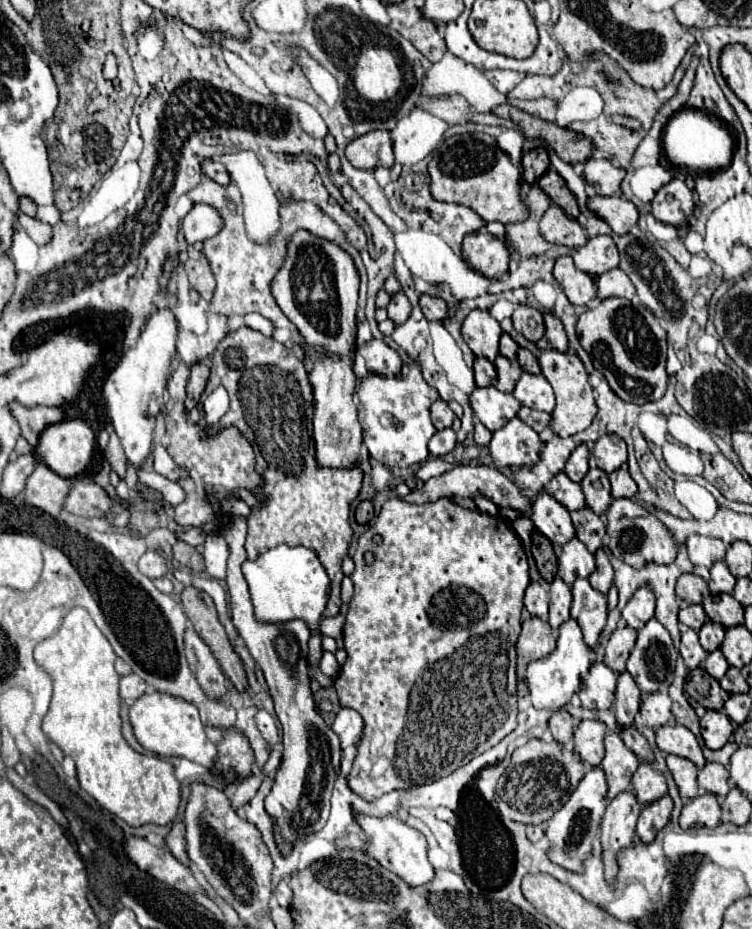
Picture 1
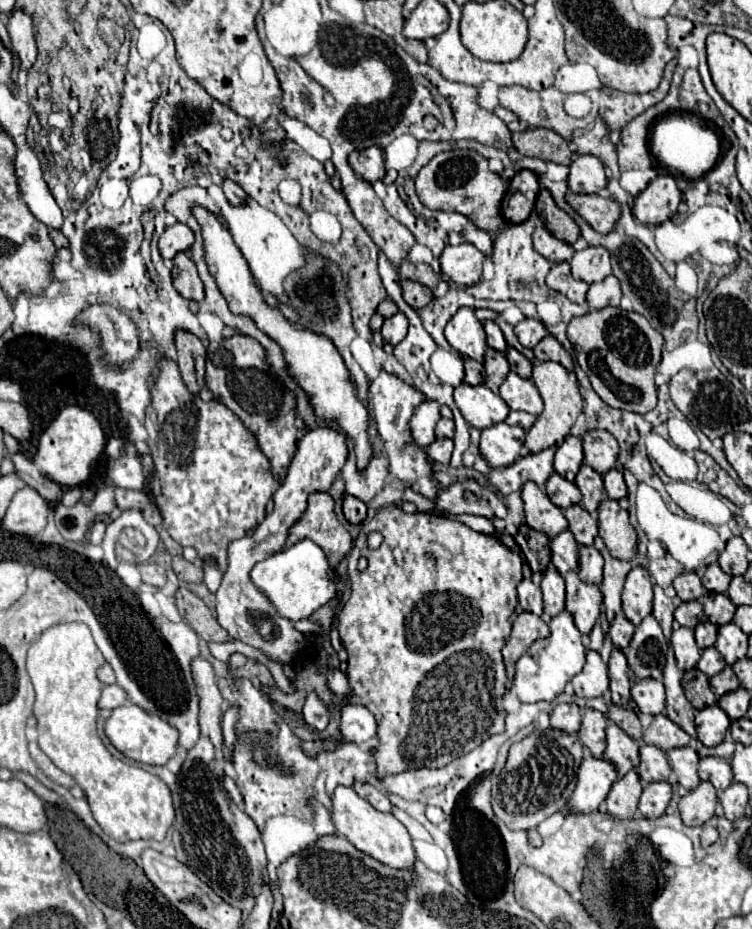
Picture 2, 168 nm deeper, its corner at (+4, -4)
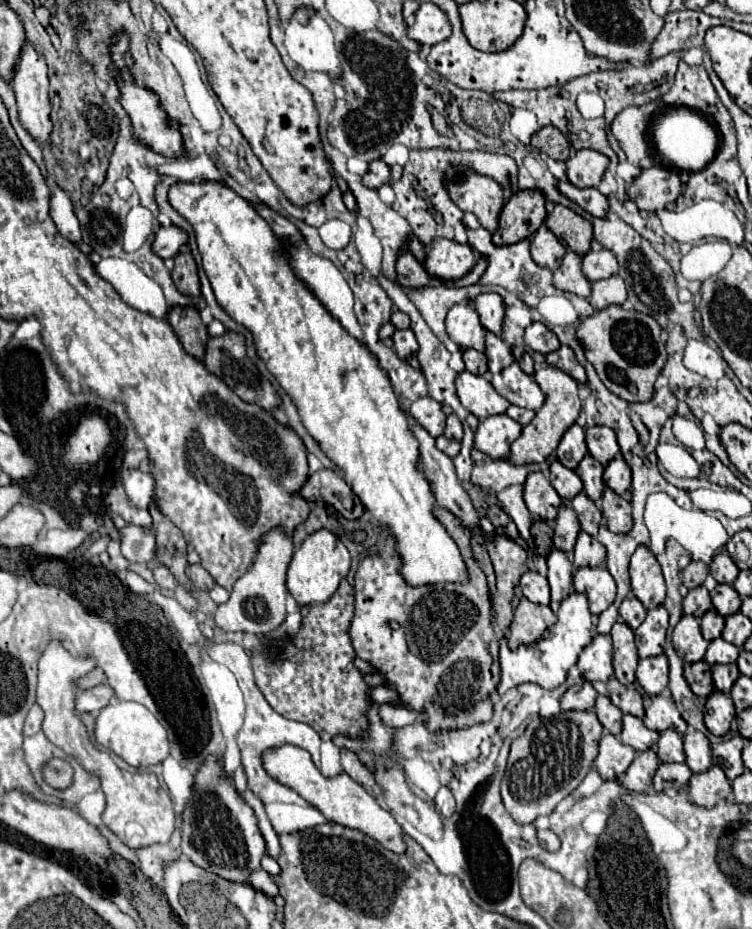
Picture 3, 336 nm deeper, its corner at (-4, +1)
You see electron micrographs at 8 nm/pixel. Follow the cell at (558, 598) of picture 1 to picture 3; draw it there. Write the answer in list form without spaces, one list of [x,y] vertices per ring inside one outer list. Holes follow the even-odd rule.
[[[552,549],[548,555],[548,581],[552,591],[552,601],[560,603],[572,591],[572,563],[566,553]]]

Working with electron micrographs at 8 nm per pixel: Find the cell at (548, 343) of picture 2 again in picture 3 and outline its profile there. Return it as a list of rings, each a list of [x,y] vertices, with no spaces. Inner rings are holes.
[[[562,345],[556,353],[548,353],[546,361],[548,361],[548,365],[558,367],[558,369],[564,371],[566,375],[570,375],[576,383],[586,383],[586,371],[584,371],[584,367],[576,361],[572,349],[568,349],[568,347]]]

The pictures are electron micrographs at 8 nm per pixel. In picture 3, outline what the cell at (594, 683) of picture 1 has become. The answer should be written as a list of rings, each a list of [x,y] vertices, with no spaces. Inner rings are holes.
[[[594,635],[592,643],[580,653],[576,665],[586,681],[608,681],[614,675],[610,635]]]

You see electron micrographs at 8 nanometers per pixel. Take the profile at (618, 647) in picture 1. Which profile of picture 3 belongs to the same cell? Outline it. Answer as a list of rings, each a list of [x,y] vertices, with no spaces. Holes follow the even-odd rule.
[[[626,597],[620,605],[620,617],[630,625],[630,629],[636,629],[644,617],[646,617],[646,609],[644,605],[640,603],[640,599],[636,597]]]

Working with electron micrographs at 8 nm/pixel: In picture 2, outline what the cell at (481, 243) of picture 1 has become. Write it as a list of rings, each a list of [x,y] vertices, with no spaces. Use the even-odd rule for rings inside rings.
[[[468,242],[458,246],[446,246],[444,252],[440,254],[442,274],[450,278],[450,282],[462,288],[468,288],[480,282],[484,260],[486,260],[486,254]]]

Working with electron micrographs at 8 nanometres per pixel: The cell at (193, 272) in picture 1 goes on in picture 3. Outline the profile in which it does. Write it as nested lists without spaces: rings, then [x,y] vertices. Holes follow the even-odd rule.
[[[182,251],[174,257],[174,269],[172,269],[172,281],[178,287],[180,293],[188,297],[200,295],[200,281],[198,281],[198,269],[196,261],[188,251]]]

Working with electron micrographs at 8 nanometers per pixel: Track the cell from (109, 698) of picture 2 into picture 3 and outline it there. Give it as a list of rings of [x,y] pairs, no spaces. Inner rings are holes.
[[[106,685],[86,689],[76,697],[76,713],[98,713],[100,709],[104,709],[104,705],[110,703],[110,699],[112,689],[108,689]]]

